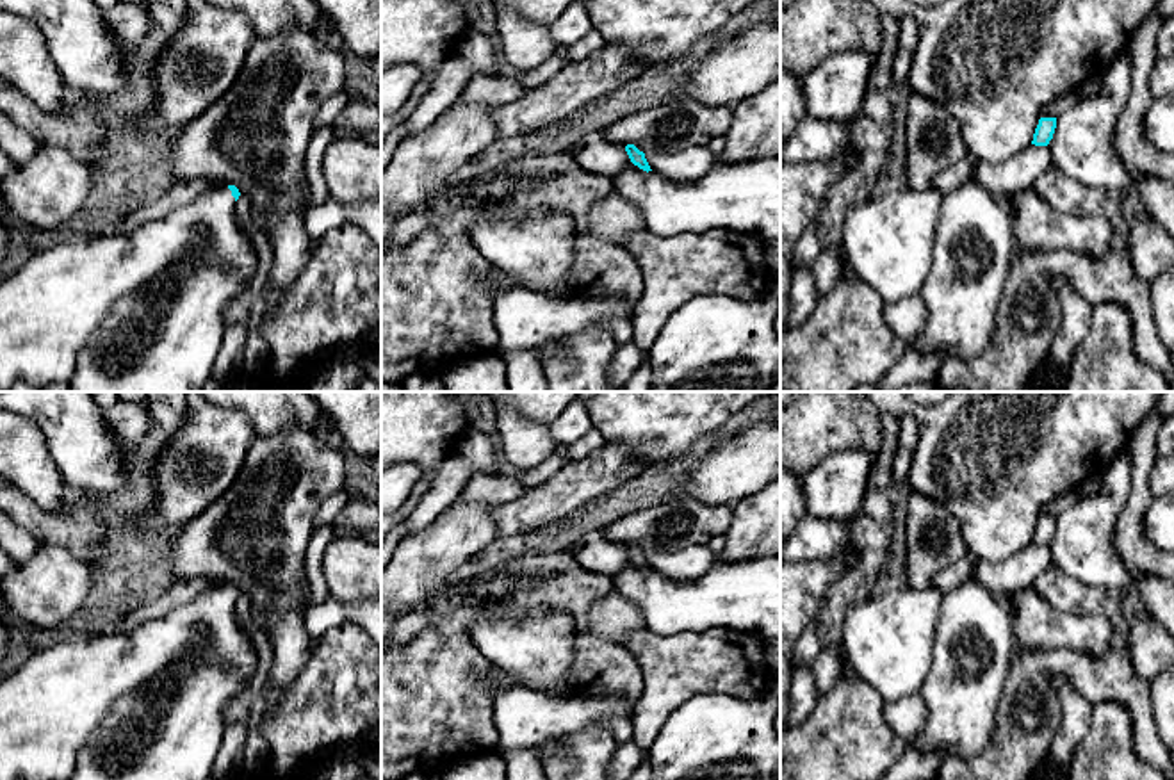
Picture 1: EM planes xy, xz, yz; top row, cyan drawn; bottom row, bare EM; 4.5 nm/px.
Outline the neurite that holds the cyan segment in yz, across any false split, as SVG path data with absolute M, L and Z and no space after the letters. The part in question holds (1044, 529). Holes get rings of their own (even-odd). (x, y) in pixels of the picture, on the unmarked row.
M1040 516L1031 543L1048 545L1056 527L1056 516Z

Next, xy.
M235 584L210 586L187 605L130 632L89 632L36 650L0 682L0 780L69 780L82 746L112 703L150 686L167 666L187 655L255 677L258 654L253 638L237 620L239 595Z

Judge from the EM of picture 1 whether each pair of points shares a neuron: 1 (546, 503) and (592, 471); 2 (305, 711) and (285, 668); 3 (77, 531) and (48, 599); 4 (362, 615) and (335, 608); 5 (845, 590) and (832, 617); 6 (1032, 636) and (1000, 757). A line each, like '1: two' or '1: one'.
1: one
2: two
3: two
4: one
5: one
6: one

